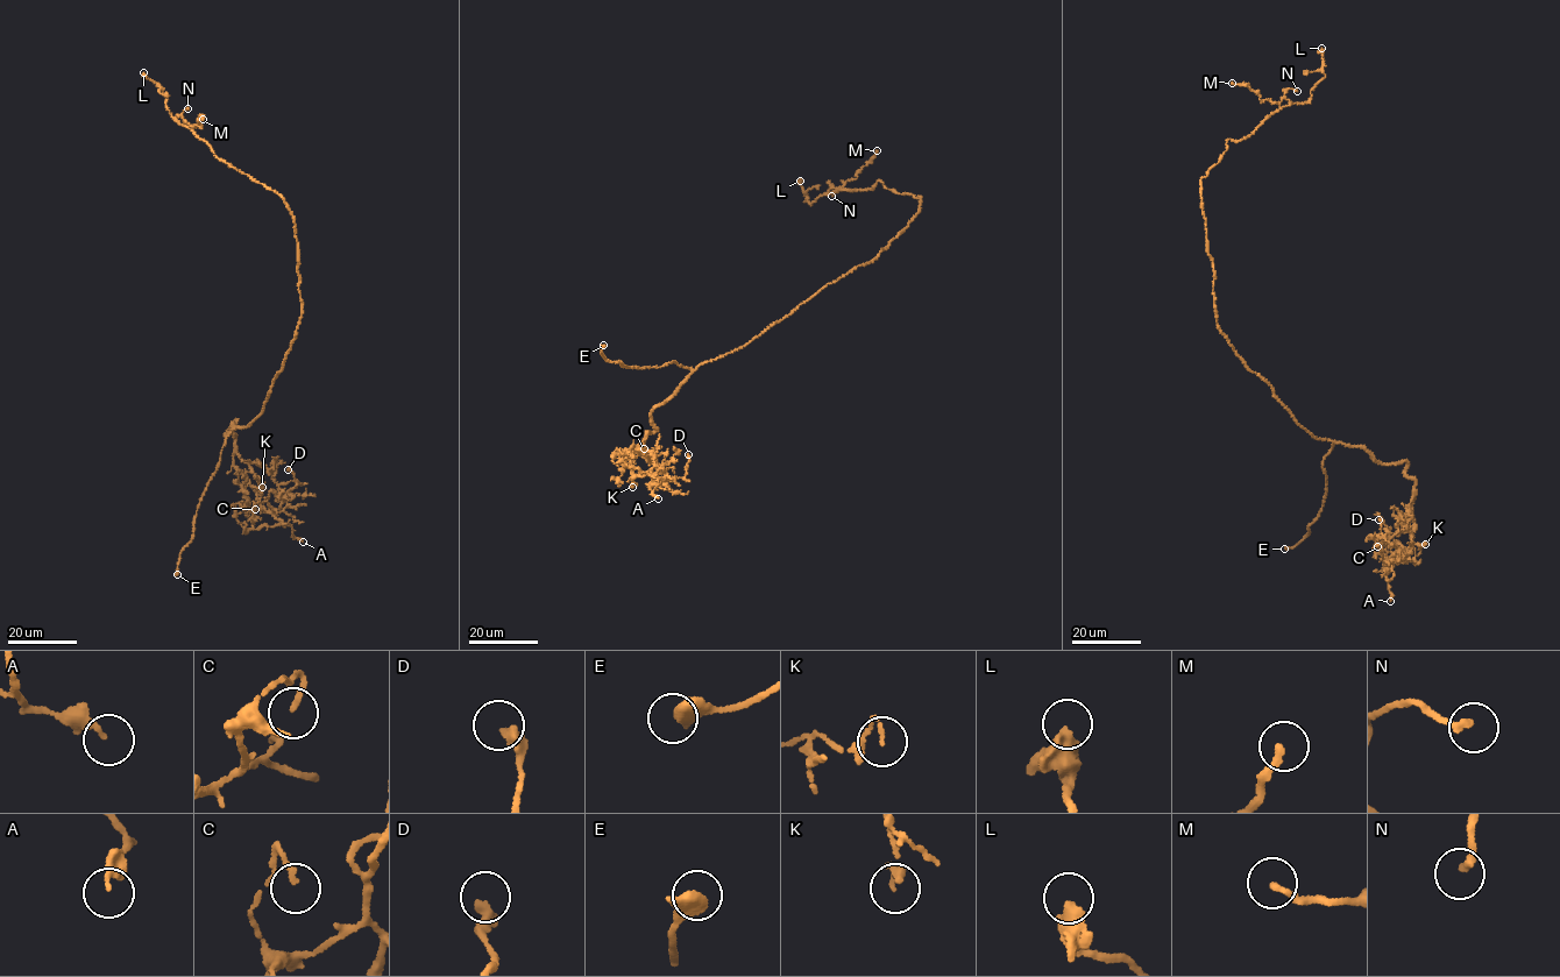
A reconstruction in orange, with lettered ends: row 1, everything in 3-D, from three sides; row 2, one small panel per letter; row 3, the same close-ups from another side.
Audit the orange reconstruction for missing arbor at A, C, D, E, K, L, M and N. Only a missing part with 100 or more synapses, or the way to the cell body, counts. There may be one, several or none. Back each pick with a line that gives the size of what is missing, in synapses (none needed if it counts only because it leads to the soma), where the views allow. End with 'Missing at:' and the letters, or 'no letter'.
Missing at: E

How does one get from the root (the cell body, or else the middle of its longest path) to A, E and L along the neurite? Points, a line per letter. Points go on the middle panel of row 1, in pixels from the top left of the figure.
A: (820, 290), (747, 344), (702, 362), (653, 409), (656, 430), (628, 452), (633, 476), (656, 478), (658, 498)
E: (820, 290), (747, 344), (694, 370), (674, 361), (626, 367), (605, 360), (603, 345)
L: (820, 290), (878, 255), (916, 216), (921, 199), (878, 181), (810, 203), (800, 181)

